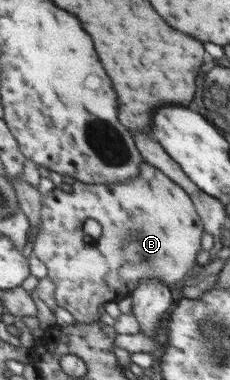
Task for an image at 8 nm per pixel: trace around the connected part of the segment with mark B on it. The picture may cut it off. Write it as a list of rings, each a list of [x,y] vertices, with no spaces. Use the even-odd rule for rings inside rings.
[[[143,162],[143,172],[135,180],[118,183],[87,184],[75,180],[70,192],[54,188],[42,196],[39,231],[33,251],[47,268],[54,284],[54,299],[75,321],[91,324],[98,320],[97,306],[119,302],[131,296],[143,279],[157,279],[168,287],[187,280],[199,252],[201,222],[193,210],[190,195],[163,176],[157,168]]]

